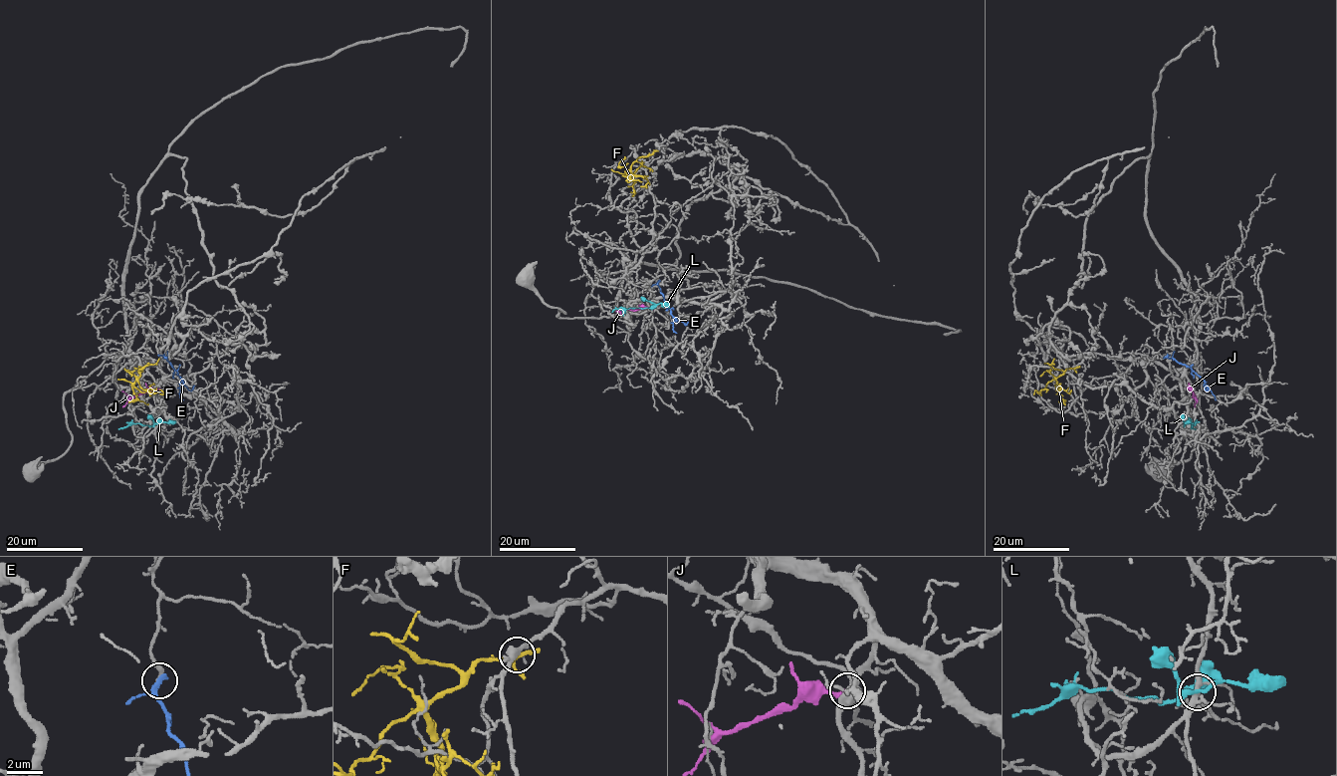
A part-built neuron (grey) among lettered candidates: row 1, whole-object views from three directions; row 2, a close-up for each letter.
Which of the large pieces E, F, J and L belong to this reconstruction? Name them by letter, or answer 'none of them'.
E

